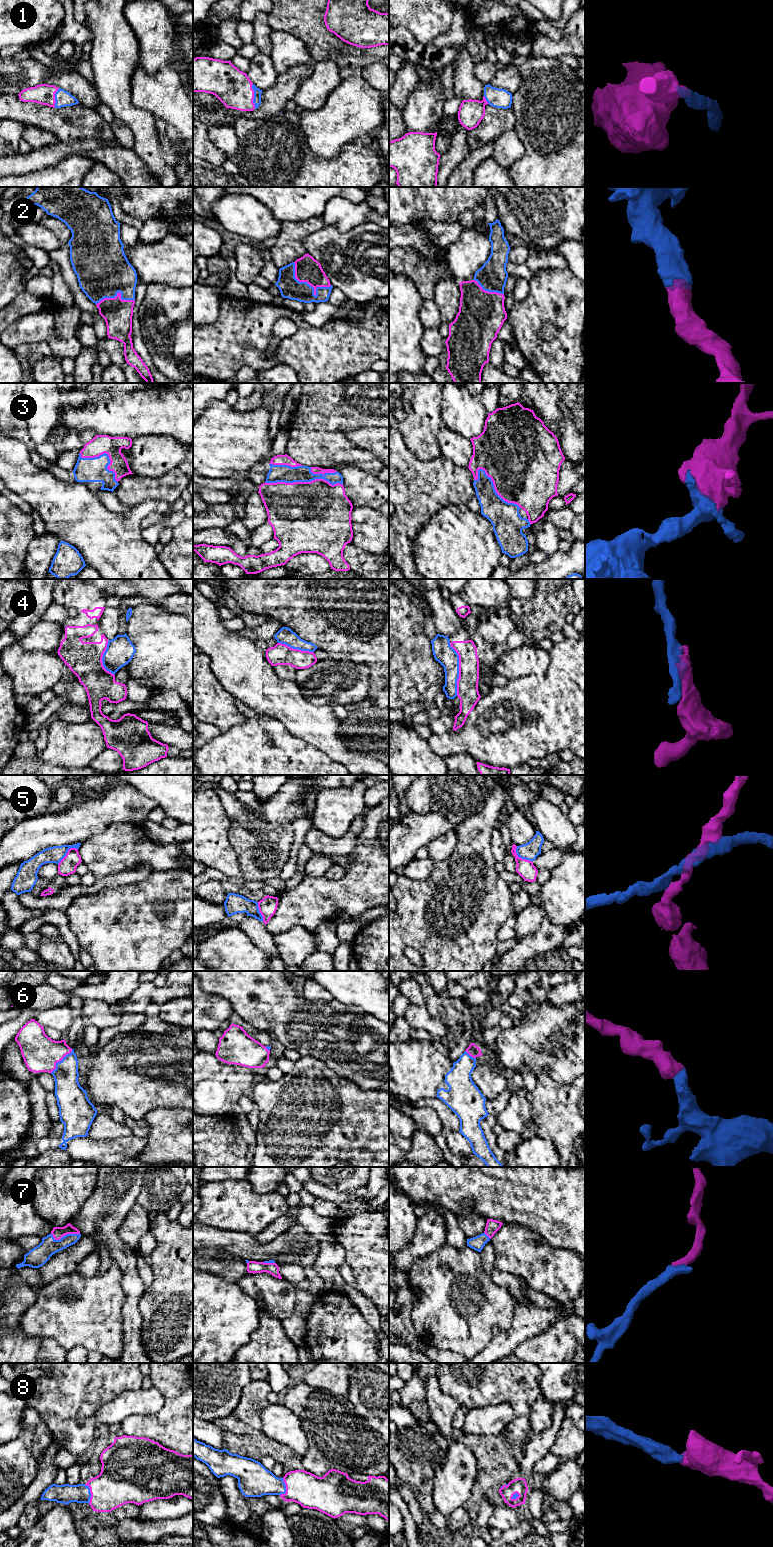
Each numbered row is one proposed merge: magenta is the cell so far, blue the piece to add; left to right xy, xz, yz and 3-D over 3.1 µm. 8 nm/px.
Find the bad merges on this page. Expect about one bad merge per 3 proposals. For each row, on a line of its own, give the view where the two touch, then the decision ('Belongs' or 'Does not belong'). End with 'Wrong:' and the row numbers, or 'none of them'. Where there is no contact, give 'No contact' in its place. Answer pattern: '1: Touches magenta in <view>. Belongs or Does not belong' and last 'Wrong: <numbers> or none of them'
1: Touches magenta in xz. Belongs
2: Touches magenta in xz. Belongs
3: Touches magenta in xz. Belongs
4: Touches magenta in yz. Does not belong
5: Touches magenta in yz. Does not belong
6: Touches magenta in xy. Belongs
7: Touches magenta in xy. Belongs
8: Touches magenta in xy. Belongs
Wrong: 4, 5

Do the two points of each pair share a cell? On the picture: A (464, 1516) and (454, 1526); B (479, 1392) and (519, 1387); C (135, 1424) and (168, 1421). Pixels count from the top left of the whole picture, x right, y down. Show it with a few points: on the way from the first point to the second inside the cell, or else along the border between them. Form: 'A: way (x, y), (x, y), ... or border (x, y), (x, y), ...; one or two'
A: way (462, 1518), (456, 1524); one
B: way (489, 1387), (509, 1387); one
C: way (143, 1424), (160, 1424); one

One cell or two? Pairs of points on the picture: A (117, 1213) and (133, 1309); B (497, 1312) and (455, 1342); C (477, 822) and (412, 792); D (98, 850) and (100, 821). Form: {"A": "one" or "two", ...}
{"A": "one", "B": "one", "C": "two", "D": "two"}

